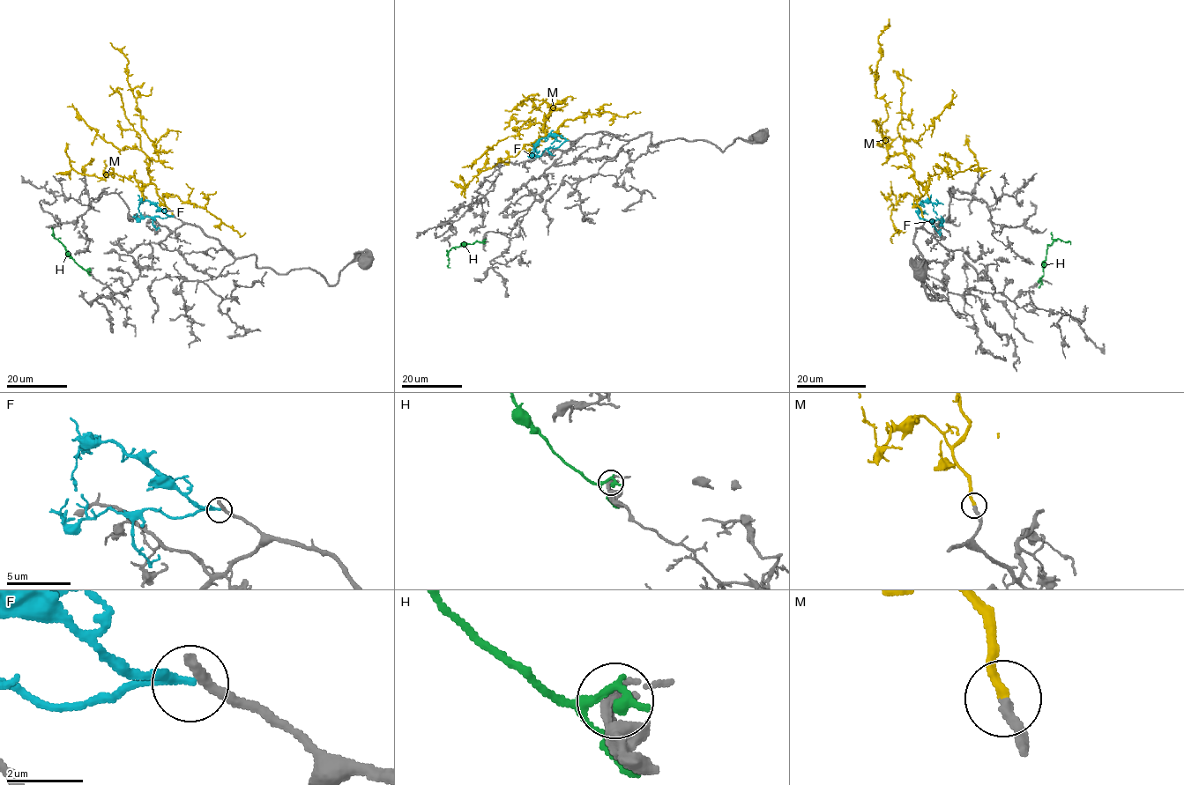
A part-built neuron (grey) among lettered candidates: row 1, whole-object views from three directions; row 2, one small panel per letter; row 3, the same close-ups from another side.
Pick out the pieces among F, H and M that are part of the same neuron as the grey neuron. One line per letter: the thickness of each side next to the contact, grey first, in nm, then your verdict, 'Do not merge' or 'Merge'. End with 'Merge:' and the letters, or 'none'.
F: Thickness 340 nm (grey) against 180 nm. Do not merge
H: Thickness 180 nm (grey) against 320 nm. Do not merge
M: Thickness 260 nm (grey) against 280 nm. Merge
Merge: M

